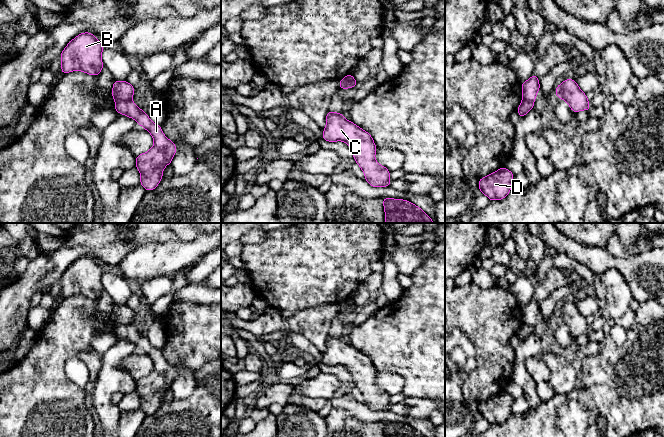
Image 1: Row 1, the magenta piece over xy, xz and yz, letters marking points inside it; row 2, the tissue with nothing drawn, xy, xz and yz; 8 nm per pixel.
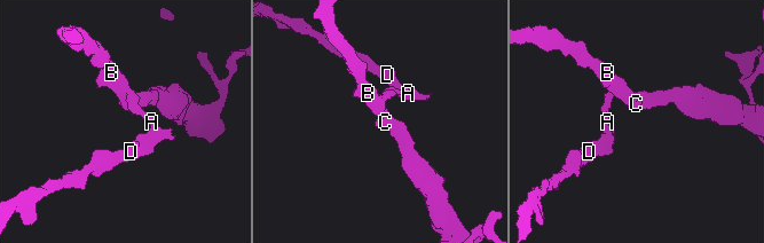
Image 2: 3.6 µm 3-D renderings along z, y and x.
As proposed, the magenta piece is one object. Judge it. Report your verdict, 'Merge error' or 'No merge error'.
Merge error

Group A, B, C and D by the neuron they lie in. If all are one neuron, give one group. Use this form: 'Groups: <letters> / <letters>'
Groups: A D / B C

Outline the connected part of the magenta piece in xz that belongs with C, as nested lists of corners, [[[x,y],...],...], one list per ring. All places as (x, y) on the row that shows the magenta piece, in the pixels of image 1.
[[[330,110],[327,112],[322,139],[328,142],[345,142],[370,186],[377,188],[390,186],[390,171],[375,160],[377,146],[372,136],[353,122],[346,120],[342,113]]]

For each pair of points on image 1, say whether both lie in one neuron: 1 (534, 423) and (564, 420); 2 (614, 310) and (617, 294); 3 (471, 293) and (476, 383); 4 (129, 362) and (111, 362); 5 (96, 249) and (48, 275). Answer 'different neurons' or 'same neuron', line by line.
1: different neurons
2: same neuron
3: same neuron
4: different neurons
5: same neuron

